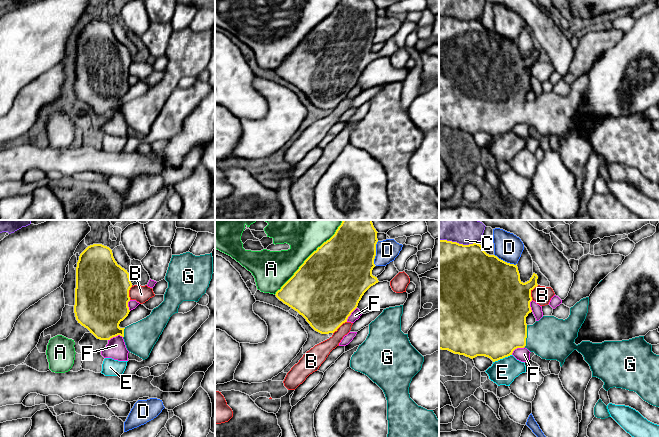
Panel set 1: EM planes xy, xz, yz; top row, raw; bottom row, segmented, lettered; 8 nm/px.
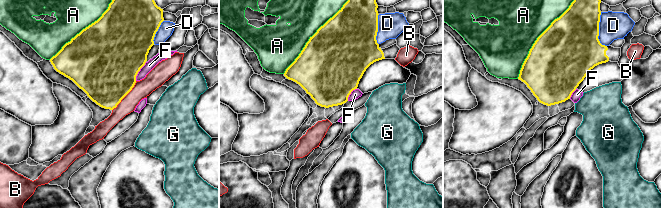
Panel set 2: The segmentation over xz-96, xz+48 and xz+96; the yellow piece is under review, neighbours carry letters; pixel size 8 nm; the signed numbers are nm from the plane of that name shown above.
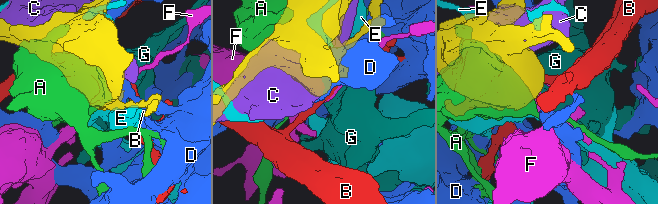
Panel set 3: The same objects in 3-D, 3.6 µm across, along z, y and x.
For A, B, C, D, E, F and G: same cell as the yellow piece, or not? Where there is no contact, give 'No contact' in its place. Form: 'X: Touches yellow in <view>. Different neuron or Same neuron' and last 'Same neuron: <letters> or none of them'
A: Touches yellow in xz. Different neuron
B: Touches yellow in yz. Different neuron
C: Touches yellow in yz. Different neuron
D: Touches yellow in xz. Different neuron
E: Touches yellow in yz. Different neuron
F: Touches yellow in yz. Different neuron
G: Touches yellow in yz. Same neuron
Same neuron: G

